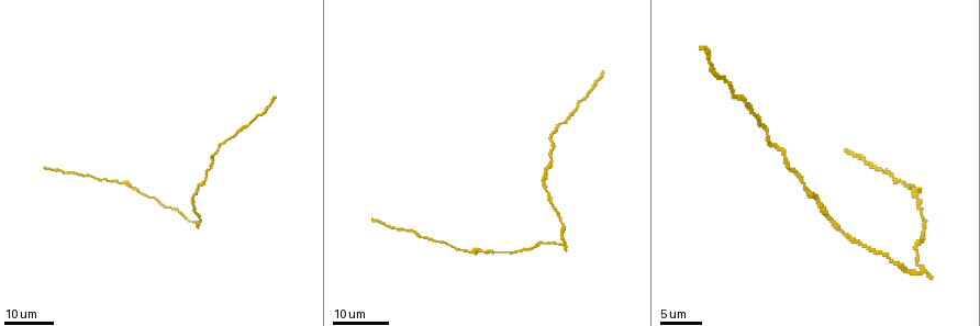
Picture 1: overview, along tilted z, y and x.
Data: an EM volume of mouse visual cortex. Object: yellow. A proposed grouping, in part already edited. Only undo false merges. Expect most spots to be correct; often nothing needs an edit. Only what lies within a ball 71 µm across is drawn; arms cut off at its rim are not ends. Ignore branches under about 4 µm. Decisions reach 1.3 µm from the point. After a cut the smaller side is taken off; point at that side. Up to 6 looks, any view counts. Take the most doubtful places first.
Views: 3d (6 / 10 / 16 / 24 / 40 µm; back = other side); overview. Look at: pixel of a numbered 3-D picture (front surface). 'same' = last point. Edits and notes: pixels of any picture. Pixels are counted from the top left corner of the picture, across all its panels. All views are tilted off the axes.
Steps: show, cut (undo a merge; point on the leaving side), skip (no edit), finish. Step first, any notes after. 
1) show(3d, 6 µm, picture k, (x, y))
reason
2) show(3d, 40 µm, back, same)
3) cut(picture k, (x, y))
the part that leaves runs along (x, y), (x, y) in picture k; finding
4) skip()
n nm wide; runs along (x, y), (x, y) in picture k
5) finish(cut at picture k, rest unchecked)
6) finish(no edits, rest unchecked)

show(3d, 16 µm, picture 1, (561, 244))
small branch off a trunk

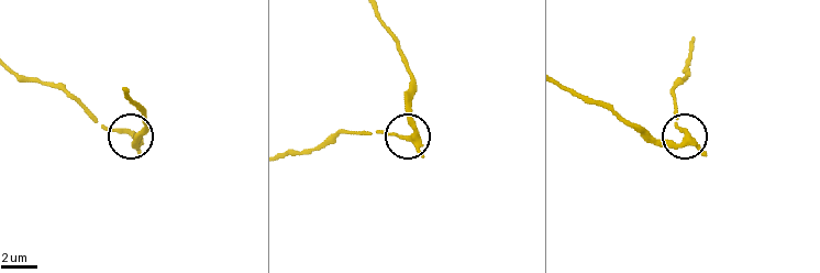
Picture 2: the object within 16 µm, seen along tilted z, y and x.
show(3d, 6 µm, picture 2, (405, 140))

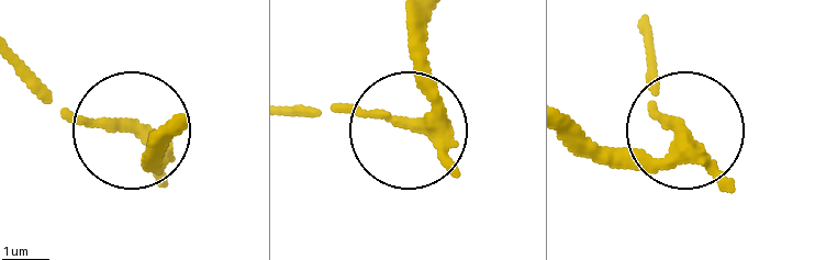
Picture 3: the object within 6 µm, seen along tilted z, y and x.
skip()
270 nm wide; all the same neuron

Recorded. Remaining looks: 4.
show(3d, 24 µm, picture 1, (564, 123))
narrows sharply

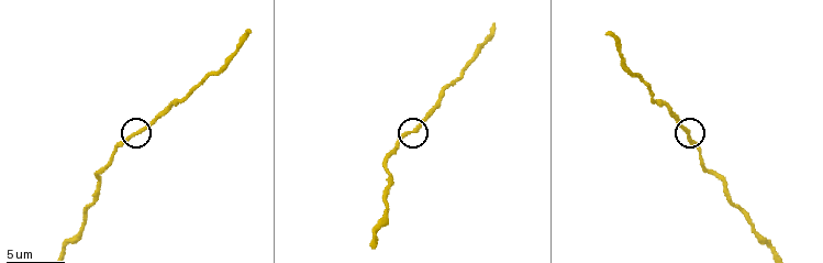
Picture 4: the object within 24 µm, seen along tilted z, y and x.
show(3d, 6 µm, picture 4, (134, 133))

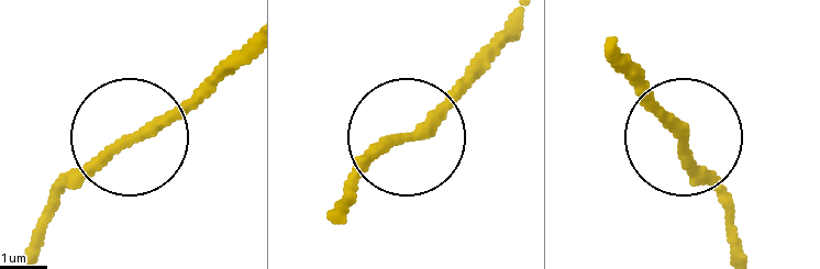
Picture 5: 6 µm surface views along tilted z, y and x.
skip()
runs along (26, 251), (48, 205), (242, 52) in picture 5; continuous, no second neuron

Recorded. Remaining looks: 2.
show(3d, 24 µm, picture 1, (123, 183))
thick turns thin

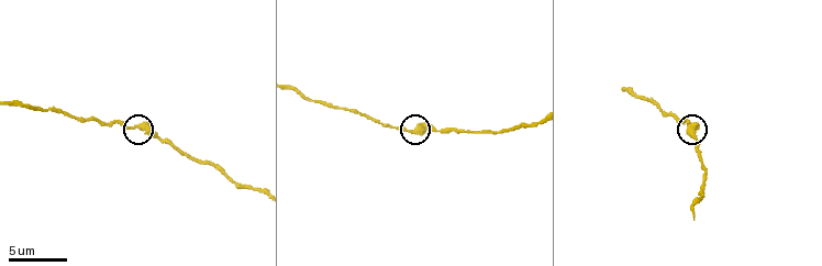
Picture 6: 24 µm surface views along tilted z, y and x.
show(3d, 10 µm, picture 6, (411, 132))
closer look

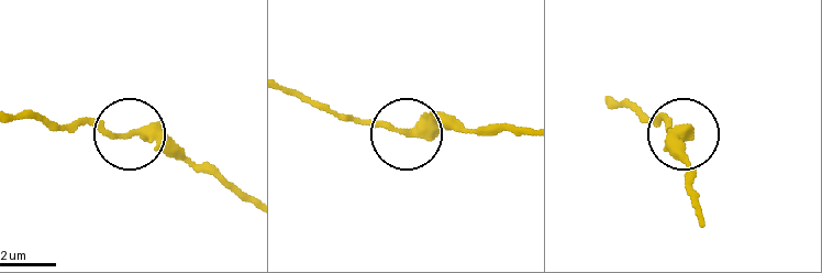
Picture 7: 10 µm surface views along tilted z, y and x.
skip()
370 nm wide; runs along (244, 199), (160, 142), (66, 127) in picture 7; continuous, no second neuron

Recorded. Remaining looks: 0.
finish(no edits, rest unchecked)

